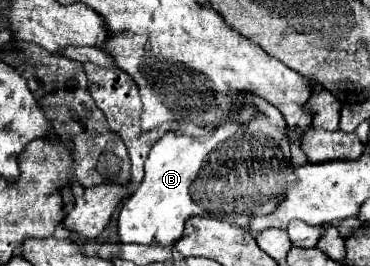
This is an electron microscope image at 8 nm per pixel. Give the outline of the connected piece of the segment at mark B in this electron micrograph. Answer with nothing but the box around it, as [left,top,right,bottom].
[117,93,297,245]

